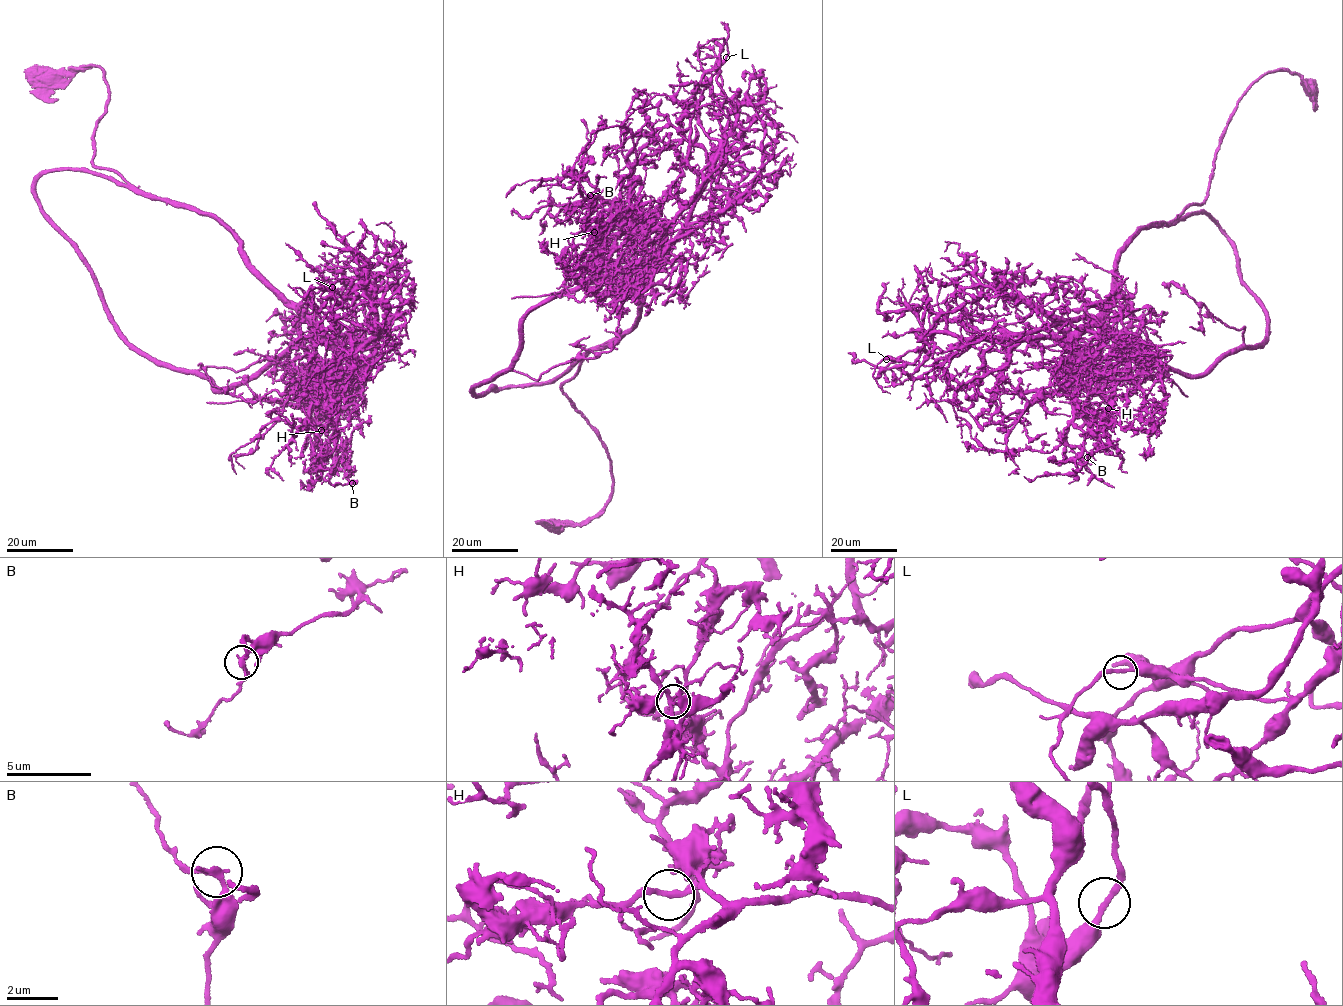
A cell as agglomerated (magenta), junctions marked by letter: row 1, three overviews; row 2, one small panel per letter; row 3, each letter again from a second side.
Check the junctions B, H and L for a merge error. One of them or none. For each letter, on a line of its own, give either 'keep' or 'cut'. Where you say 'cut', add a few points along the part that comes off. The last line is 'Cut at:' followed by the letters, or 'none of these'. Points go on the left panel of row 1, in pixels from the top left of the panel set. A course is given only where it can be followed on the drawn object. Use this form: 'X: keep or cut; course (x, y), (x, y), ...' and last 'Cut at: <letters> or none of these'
B: cut; course (352, 483), (342, 440), (325, 440), (321, 447), (315, 422), (300, 408), (262, 398), (206, 402)
H: keep
L: keep
Cut at: B

